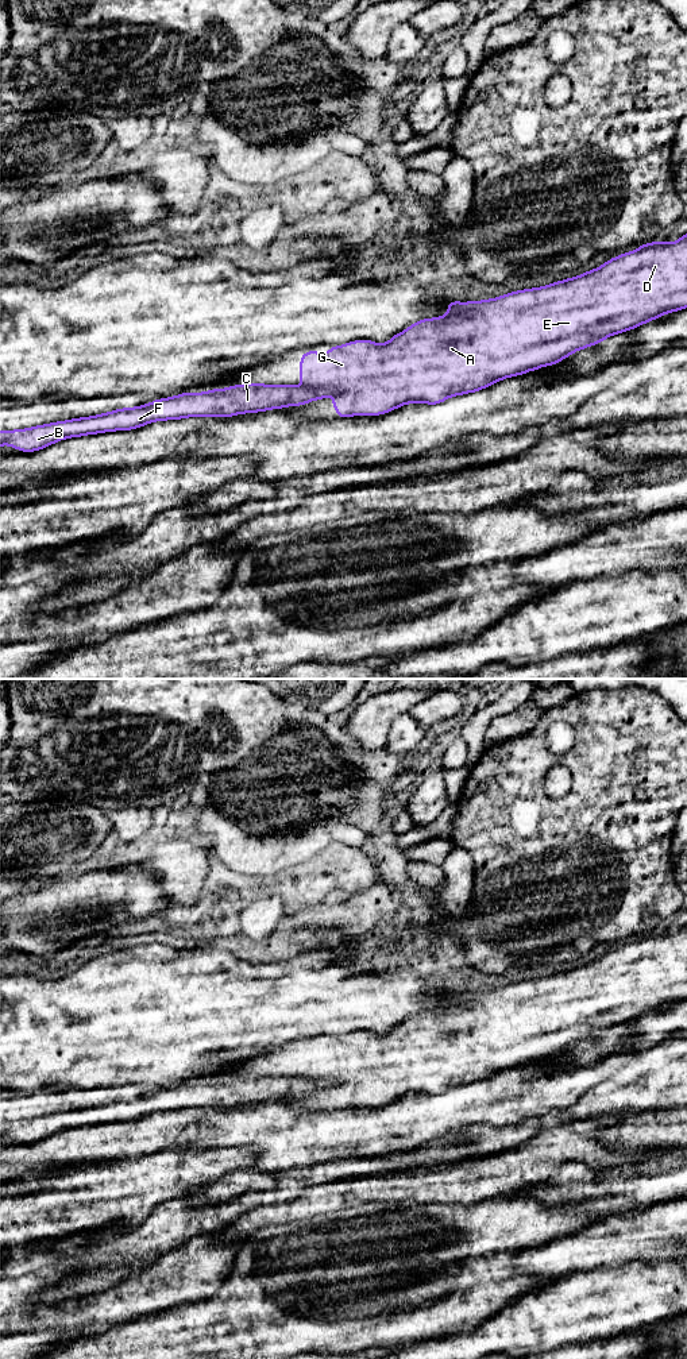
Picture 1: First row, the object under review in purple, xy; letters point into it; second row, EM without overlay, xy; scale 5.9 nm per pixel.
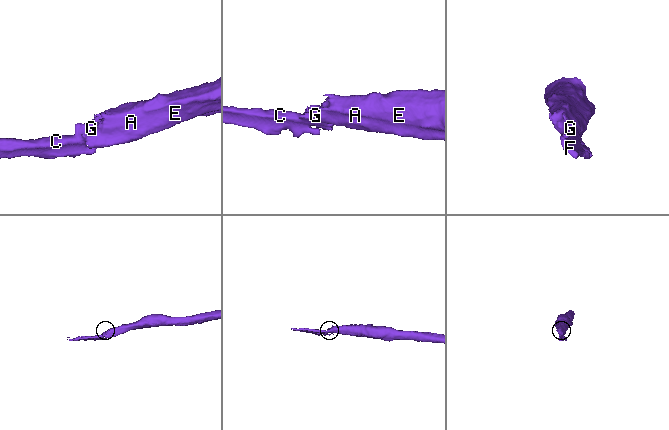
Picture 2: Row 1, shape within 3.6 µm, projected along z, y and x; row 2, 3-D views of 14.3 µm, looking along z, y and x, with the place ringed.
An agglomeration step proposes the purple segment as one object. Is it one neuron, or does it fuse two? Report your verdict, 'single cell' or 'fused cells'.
fused cells

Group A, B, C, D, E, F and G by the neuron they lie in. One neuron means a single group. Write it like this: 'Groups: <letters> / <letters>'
Groups: A D E G / B C F

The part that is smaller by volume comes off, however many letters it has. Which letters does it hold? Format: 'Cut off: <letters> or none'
Cut off: B, C, F

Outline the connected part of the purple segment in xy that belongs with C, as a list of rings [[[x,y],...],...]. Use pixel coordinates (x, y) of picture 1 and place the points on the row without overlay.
[[[236,1076],[204,1084],[180,1084],[136,1099],[43,1115],[26,1120],[0,1121],[0,1138],[12,1136],[22,1143],[34,1143],[70,1128],[115,1121],[131,1121],[154,1112],[186,1108],[232,1108],[286,1097],[306,1096],[335,1086],[332,1081],[294,1076]]]

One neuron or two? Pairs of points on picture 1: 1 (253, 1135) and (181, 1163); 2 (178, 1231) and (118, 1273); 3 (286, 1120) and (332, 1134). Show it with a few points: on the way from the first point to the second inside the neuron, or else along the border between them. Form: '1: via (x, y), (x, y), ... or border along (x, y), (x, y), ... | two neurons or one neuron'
1: border along (232, 1147), (186, 1149) | two neurons
2: via (163, 1231), (155, 1235), (132, 1258) | one neuron
3: via (297, 1130), (304, 1134), (321, 1134) | one neuron

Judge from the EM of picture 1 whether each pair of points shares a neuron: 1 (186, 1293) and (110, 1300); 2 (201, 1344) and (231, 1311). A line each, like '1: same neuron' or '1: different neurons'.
1: same neuron
2: same neuron

